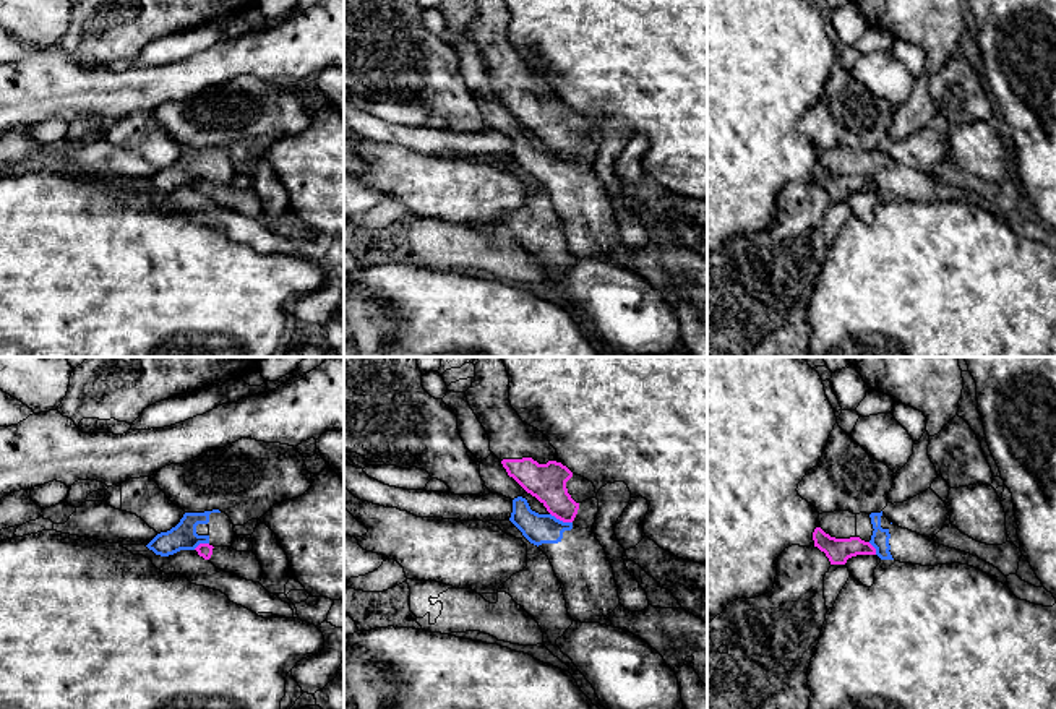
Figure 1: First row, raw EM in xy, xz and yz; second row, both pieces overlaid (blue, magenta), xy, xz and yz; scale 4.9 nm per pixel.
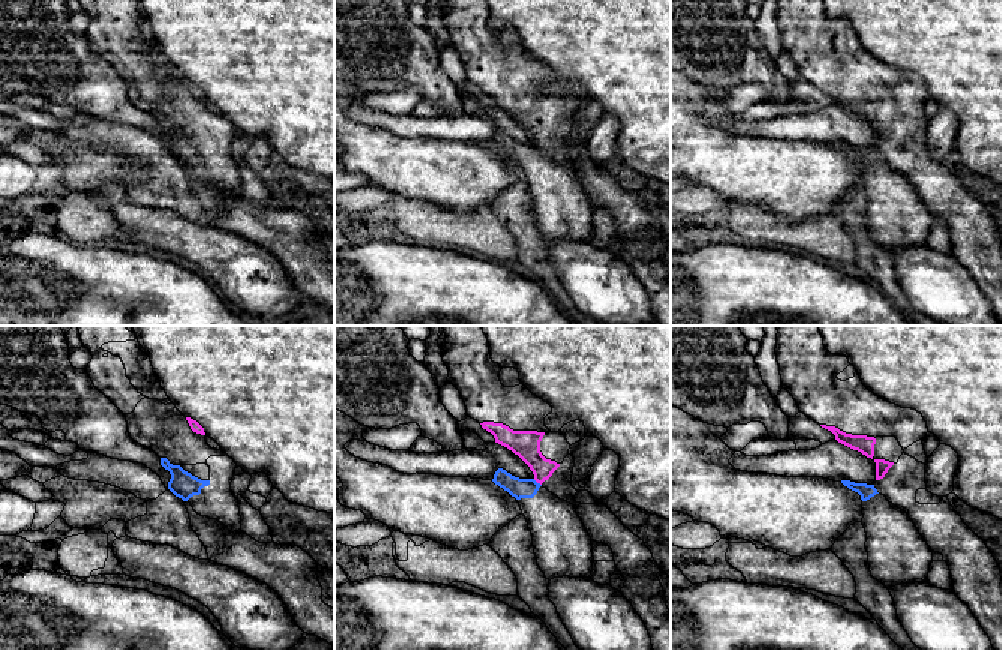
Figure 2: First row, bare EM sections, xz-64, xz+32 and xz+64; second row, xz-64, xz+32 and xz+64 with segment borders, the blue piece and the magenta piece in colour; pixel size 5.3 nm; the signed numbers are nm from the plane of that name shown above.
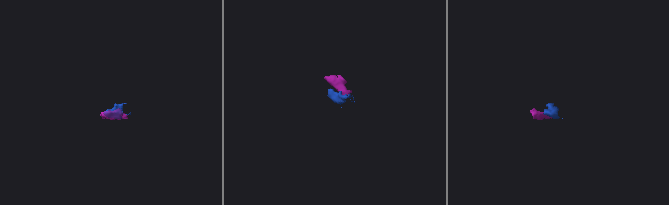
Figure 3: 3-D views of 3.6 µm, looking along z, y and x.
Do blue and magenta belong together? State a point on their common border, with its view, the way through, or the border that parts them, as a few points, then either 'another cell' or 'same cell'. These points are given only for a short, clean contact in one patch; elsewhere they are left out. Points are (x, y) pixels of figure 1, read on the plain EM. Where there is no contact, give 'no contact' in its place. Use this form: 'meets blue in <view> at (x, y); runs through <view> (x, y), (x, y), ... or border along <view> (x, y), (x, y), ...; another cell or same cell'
meets blue in xz at (562, 158); border along xz (550, 150), (571, 159); another cell

